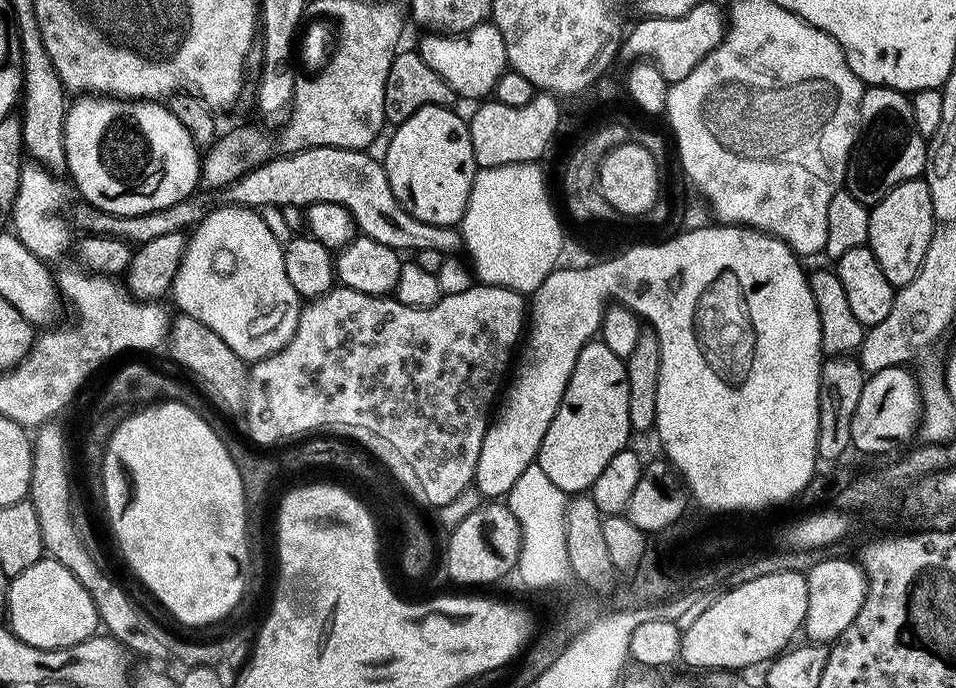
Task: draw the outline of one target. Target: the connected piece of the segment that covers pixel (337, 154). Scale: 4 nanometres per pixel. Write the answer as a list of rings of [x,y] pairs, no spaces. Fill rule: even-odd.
[[[310,147],[294,154],[282,154],[262,166],[255,165],[228,187],[211,191],[210,198],[215,207],[298,205],[307,208],[318,202],[334,202],[352,212],[356,227],[363,235],[391,249],[413,253],[434,249],[442,256],[459,253],[464,248],[461,229],[423,223],[410,215],[394,194],[383,163],[368,154],[363,149],[341,147]]]

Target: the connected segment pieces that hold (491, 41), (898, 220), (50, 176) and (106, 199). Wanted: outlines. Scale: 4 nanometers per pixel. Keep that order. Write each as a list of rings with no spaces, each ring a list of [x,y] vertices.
[[[485,22],[459,34],[424,35],[428,36],[422,37],[418,45],[421,58],[434,74],[442,74],[442,78],[450,82],[457,97],[479,101],[493,95],[496,84],[508,68],[506,42],[502,42],[502,34],[495,24]]]
[[[917,178],[894,186],[894,190],[886,194],[886,198],[871,205],[868,217],[870,230],[867,248],[874,254],[874,258],[878,258],[878,266],[882,266],[886,282],[890,282],[897,290],[905,288],[910,282],[914,282],[922,266],[922,258],[926,258],[926,250],[932,237],[934,206],[926,182]]]
[[[35,162],[25,163],[21,167],[16,195],[10,205],[14,235],[45,262],[52,262],[55,256],[62,255],[72,240],[69,221],[64,221],[60,216],[52,216],[52,208],[60,208],[68,200],[68,192],[60,179],[59,175],[41,168]]]
[[[84,94],[67,105],[64,118],[64,145],[66,146],[66,158],[68,166],[67,175],[72,175],[72,180],[76,183],[76,188],[85,196],[83,198],[89,205],[100,208],[110,215],[116,216],[136,216],[150,214],[152,211],[160,211],[166,207],[176,208],[180,203],[198,188],[200,181],[201,149],[196,148],[190,132],[186,130],[178,119],[170,112],[163,103],[155,100],[121,100],[115,96],[98,96],[95,94]]]

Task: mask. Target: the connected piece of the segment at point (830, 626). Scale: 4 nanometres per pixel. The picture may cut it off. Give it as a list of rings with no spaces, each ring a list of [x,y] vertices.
[[[855,559],[820,560],[812,569],[807,569],[806,575],[808,601],[803,635],[811,643],[831,645],[839,640],[846,626],[858,618],[858,610],[862,610],[862,602],[868,593],[868,579],[864,577],[864,569]]]

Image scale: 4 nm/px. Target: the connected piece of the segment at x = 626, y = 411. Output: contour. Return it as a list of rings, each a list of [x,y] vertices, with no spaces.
[[[599,338],[589,339],[578,354],[572,367],[570,382],[562,394],[562,402],[550,422],[550,430],[546,430],[546,438],[542,438],[542,446],[538,463],[540,469],[549,476],[550,482],[558,486],[558,490],[569,494],[584,494],[591,489],[592,484],[606,470],[606,465],[614,454],[625,451],[629,447],[628,436],[633,435],[630,426],[630,382],[625,361],[610,350]]]

